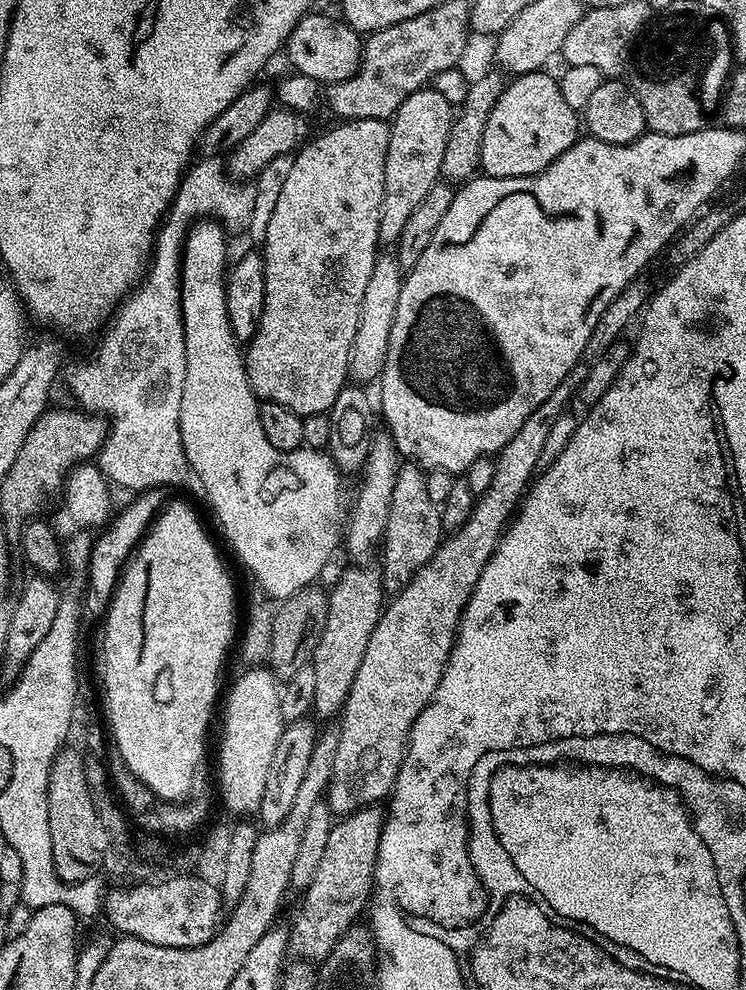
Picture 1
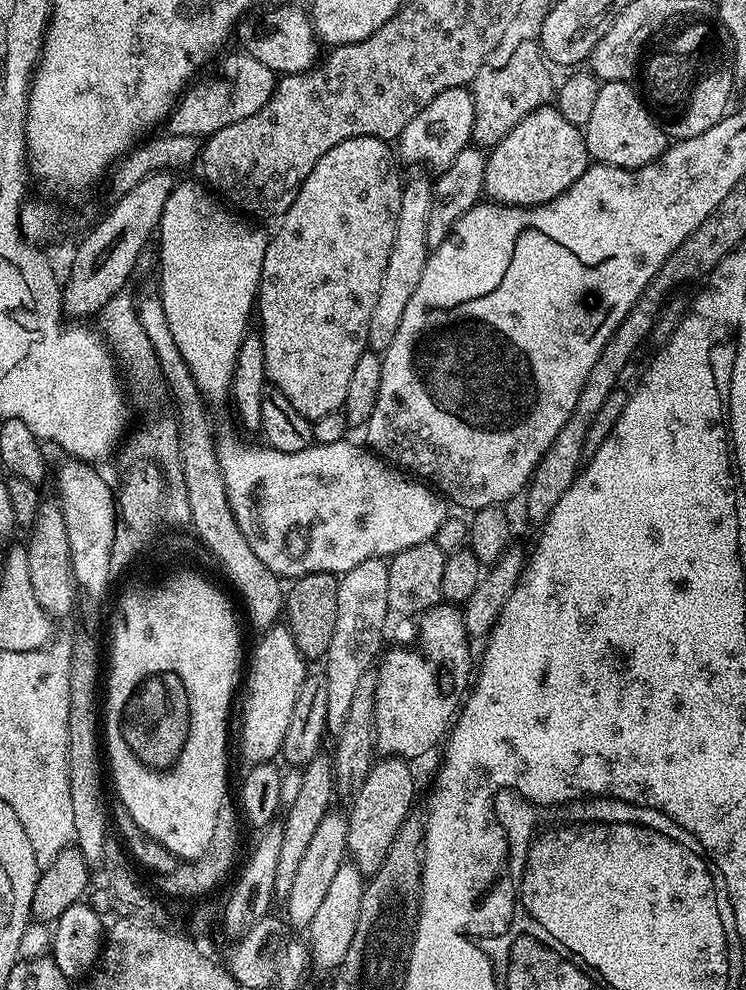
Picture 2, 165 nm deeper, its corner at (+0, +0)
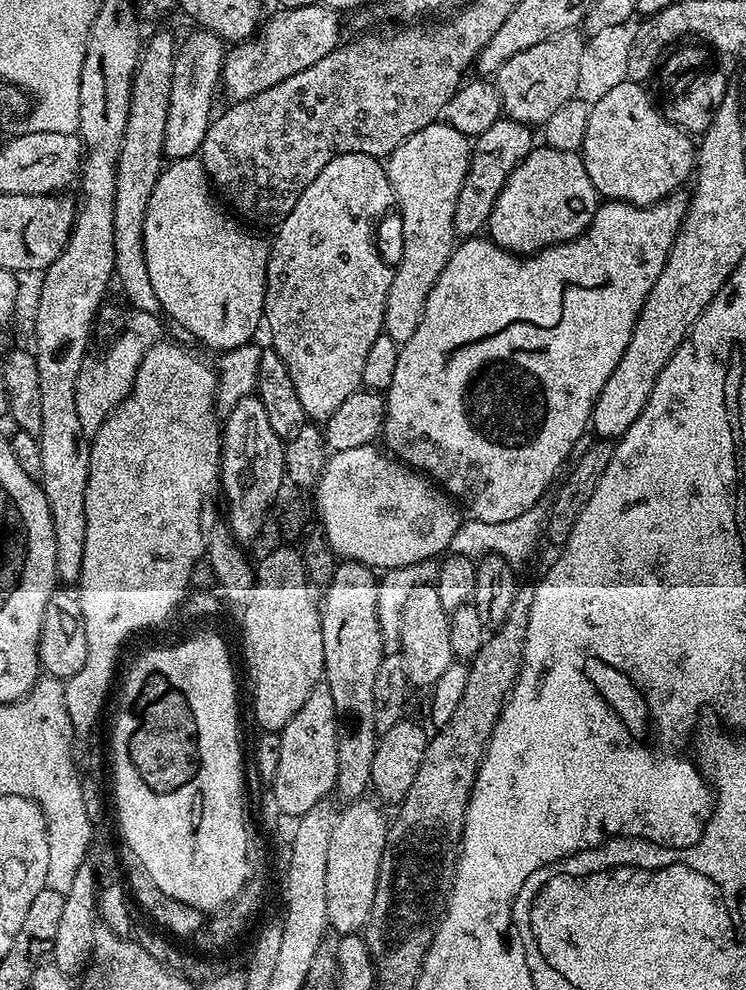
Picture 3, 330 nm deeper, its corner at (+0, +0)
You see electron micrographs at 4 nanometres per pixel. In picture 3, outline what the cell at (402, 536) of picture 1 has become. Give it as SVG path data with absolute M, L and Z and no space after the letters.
M434 586L421 587L405 606L404 613L400 615L398 641L404 647L404 668L413 689L431 689L454 662L450 646L451 625L450 612L443 608L438 590Z

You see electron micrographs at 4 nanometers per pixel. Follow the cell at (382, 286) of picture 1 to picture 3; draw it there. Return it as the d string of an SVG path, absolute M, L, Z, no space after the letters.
M447 122L426 125L418 130L418 134L406 138L406 142L387 157L392 191L398 197L398 208L400 204L400 212L404 215L400 220L404 245L400 248L400 265L395 265L386 298L383 335L394 338L398 345L405 344L410 334L418 330L426 298L458 243L454 210L471 158L469 137L454 130L454 126Z

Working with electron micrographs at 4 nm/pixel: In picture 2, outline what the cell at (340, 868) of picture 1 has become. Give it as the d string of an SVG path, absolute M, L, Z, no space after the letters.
M384 756L373 763L351 797L352 809L347 809L348 856L351 863L366 878L371 878L386 862L386 854L398 834L398 830L409 819L408 807L416 796L416 780L412 777L413 765L399 756Z

